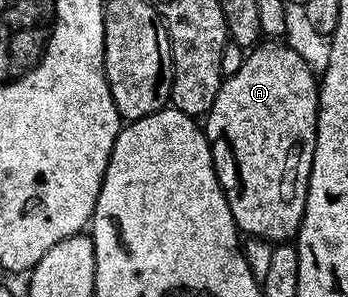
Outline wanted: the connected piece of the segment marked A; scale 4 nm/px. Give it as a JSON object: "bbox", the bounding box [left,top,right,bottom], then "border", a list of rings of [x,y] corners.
{"bbox":[203,38,319,242],"border":[[[269,38],[258,43],[246,55],[243,66],[235,70],[235,74],[224,77],[221,82],[219,94],[215,94],[215,102],[211,110],[204,117],[203,131],[209,140],[209,149],[213,155],[213,169],[217,172],[217,181],[221,183],[221,189],[225,191],[225,197],[229,203],[231,214],[235,218],[238,229],[249,236],[258,236],[261,240],[270,242],[289,242],[296,237],[301,228],[301,219],[305,213],[307,202],[307,190],[309,189],[309,175],[313,165],[315,154],[315,142],[317,141],[317,94],[319,91],[318,77],[308,68],[307,62],[303,60],[286,42],[278,42]]]}

